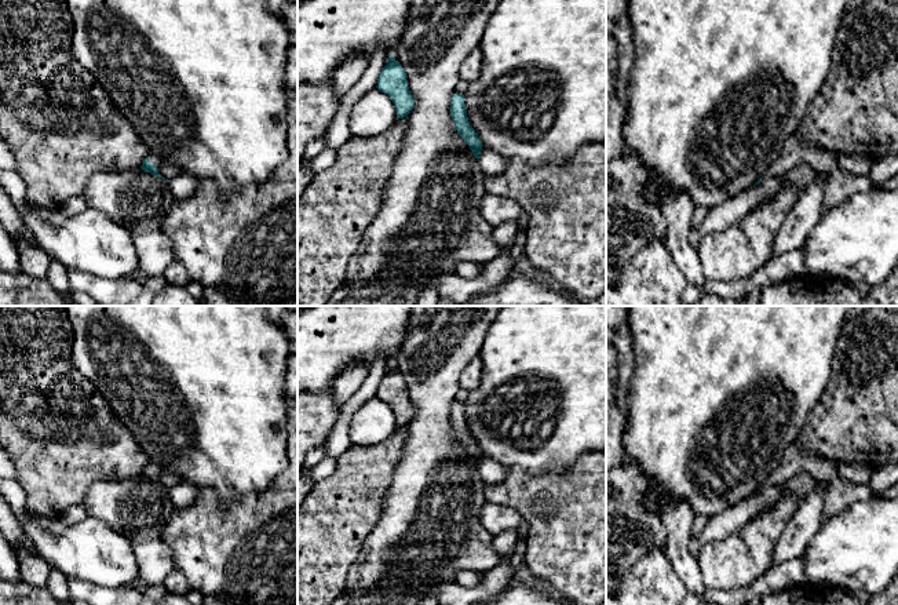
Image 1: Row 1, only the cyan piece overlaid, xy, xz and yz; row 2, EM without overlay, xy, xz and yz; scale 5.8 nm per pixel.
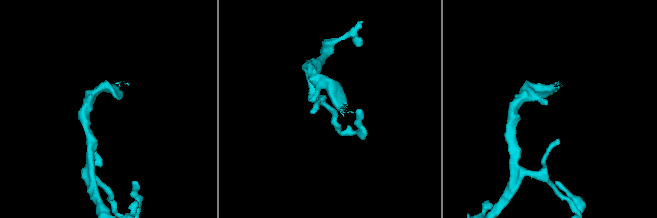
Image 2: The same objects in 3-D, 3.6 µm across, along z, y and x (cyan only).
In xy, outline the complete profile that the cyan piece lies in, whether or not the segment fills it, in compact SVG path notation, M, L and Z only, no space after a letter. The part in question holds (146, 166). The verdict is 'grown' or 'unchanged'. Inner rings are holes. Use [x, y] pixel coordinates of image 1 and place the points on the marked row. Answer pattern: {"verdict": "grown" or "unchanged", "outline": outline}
{"verdict": "grown", "outline": "M153 154L145 158L140 168L168 182L180 174L176 167L167 163L163 157Z"}

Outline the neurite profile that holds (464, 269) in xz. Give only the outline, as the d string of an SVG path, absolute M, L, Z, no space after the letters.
M460 262L455 269L455 274L463 278L477 278L483 273L483 270L485 263Z

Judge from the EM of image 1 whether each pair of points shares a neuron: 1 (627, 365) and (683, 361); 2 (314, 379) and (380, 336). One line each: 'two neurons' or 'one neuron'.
1: two neurons
2: one neuron

